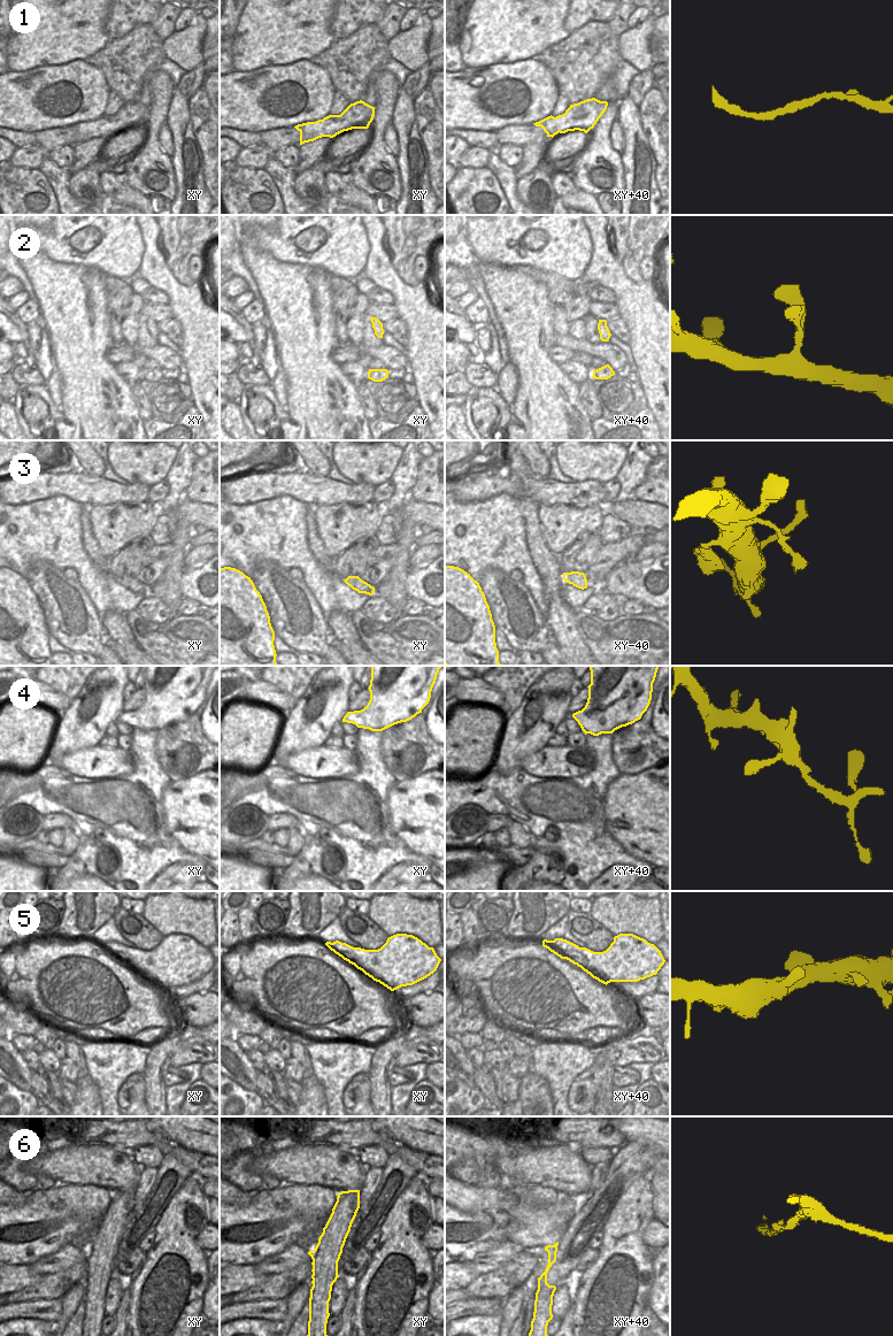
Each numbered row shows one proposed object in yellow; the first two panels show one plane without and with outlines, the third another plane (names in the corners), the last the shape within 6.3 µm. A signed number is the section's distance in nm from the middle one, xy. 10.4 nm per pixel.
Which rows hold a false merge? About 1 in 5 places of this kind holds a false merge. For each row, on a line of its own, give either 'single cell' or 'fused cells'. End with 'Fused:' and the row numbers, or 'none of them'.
1: single cell
2: single cell
3: single cell
4: single cell
5: single cell
6: single cell
Fused: none of them

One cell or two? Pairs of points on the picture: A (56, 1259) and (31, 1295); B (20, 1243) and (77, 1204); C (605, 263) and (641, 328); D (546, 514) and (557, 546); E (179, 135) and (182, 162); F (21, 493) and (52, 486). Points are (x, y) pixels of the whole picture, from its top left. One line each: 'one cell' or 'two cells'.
A: two cells
B: one cell
C: one cell
D: one cell
E: one cell
F: one cell

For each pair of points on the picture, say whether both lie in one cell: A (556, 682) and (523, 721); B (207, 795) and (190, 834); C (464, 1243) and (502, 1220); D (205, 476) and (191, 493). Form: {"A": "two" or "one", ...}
{"A": "one", "B": "one", "C": "one", "D": "one"}

